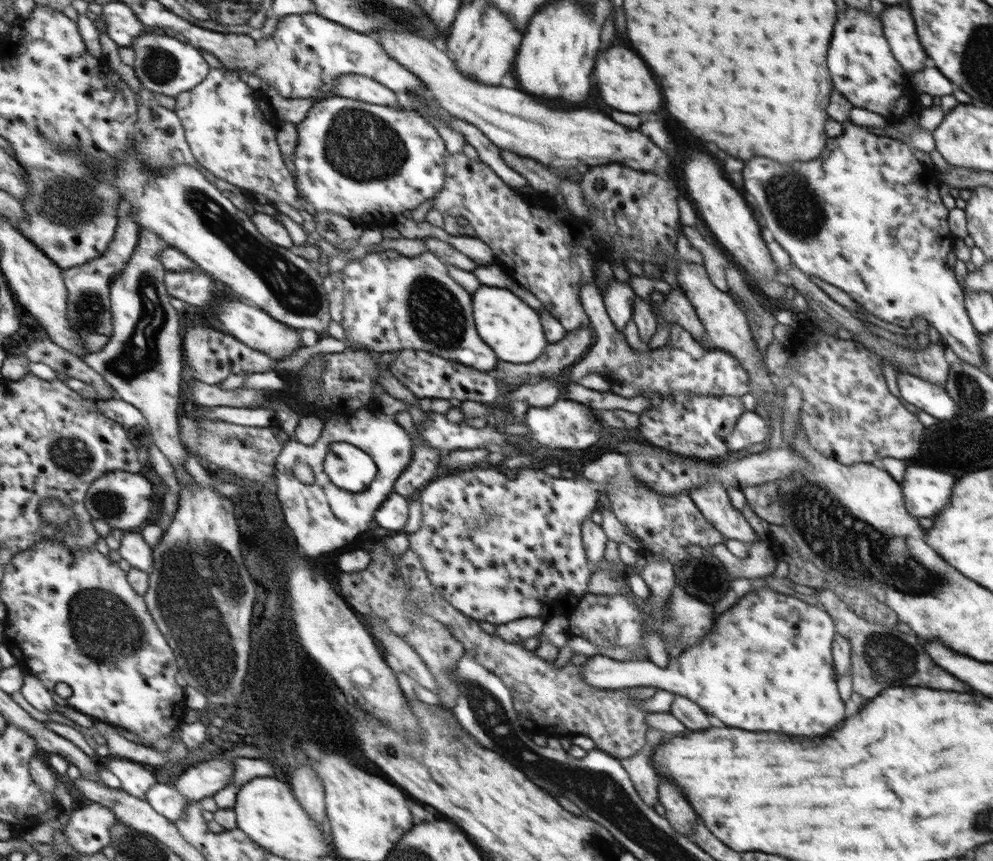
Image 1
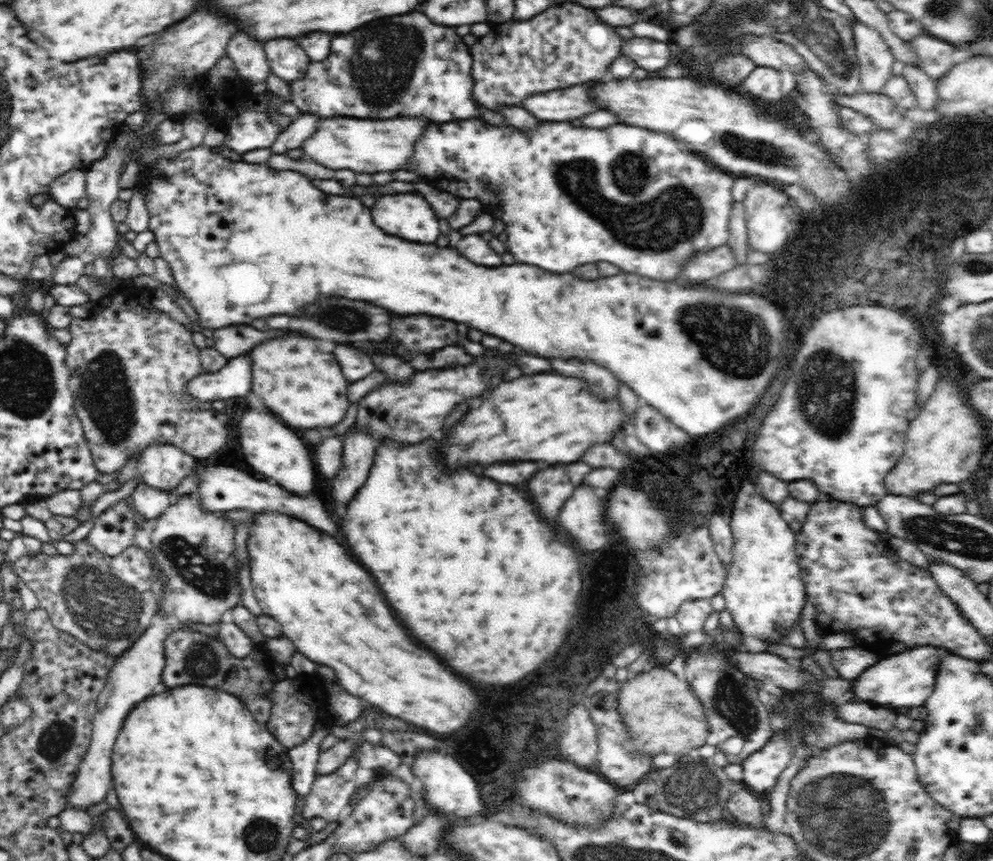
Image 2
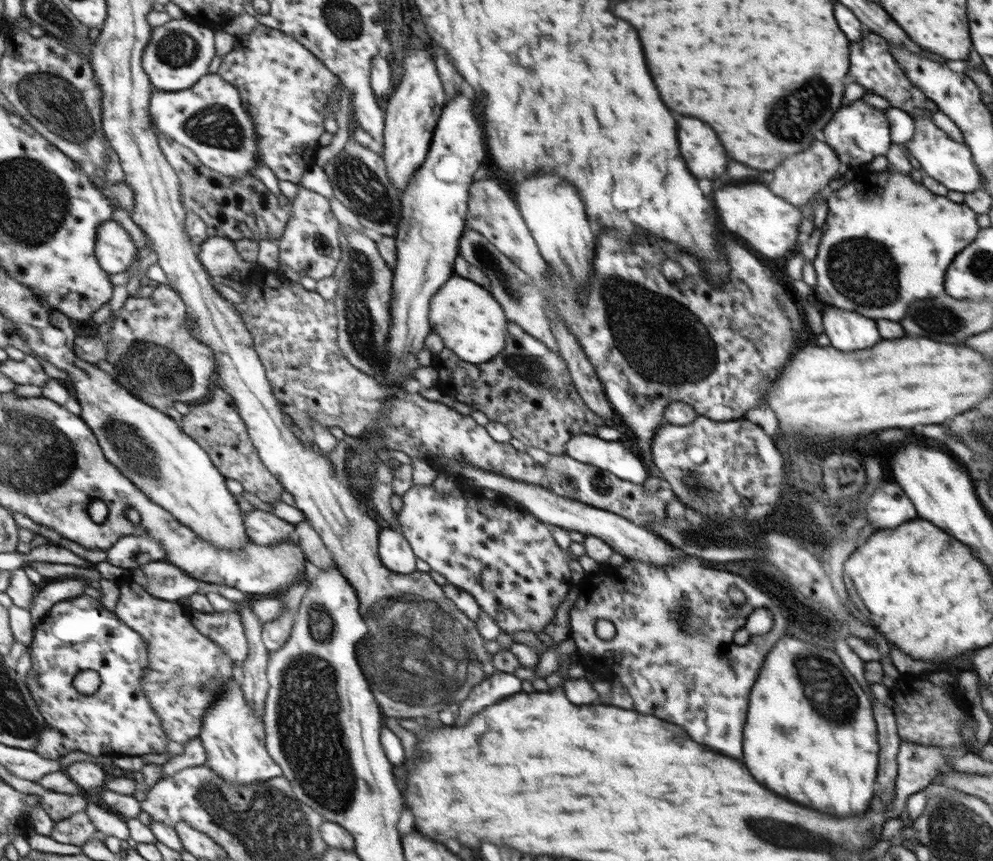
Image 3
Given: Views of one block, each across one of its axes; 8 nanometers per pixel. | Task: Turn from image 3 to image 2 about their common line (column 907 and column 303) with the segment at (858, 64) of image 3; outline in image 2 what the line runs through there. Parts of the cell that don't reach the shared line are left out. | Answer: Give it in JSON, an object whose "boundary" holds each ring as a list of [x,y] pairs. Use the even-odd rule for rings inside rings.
{"boundary":[[[412,12],[412,14],[404,14],[404,16],[396,16],[390,18],[386,22],[378,22],[378,24],[366,24],[362,28],[356,28],[348,34],[340,34],[331,38],[330,56],[322,62],[311,62],[302,74],[302,78],[290,82],[289,89],[291,102],[294,103],[300,113],[310,113],[318,115],[321,119],[330,117],[354,117],[354,118],[372,118],[372,119],[386,119],[390,117],[422,117],[434,123],[445,123],[448,121],[460,121],[466,119],[481,119],[482,110],[474,105],[471,101],[471,88],[473,87],[473,78],[471,78],[472,59],[469,51],[469,46],[462,41],[462,37],[456,34],[453,27],[442,26],[430,22],[430,18],[426,18],[420,12]]]}

